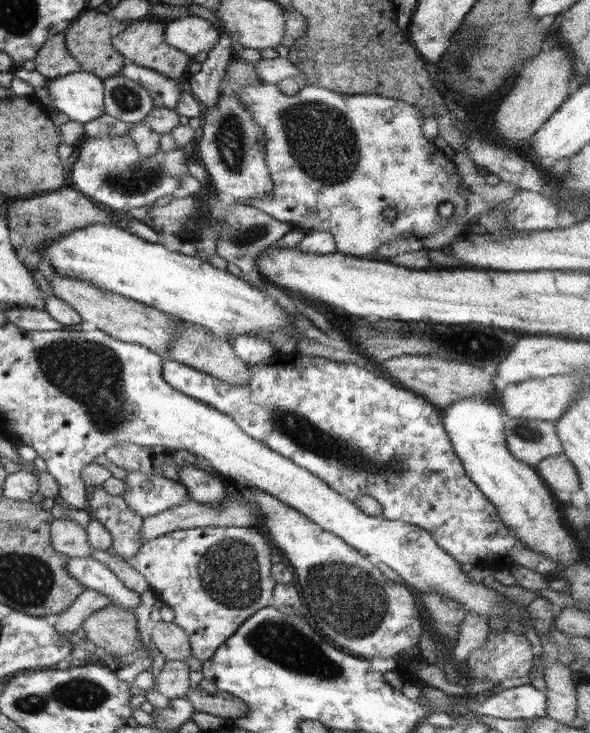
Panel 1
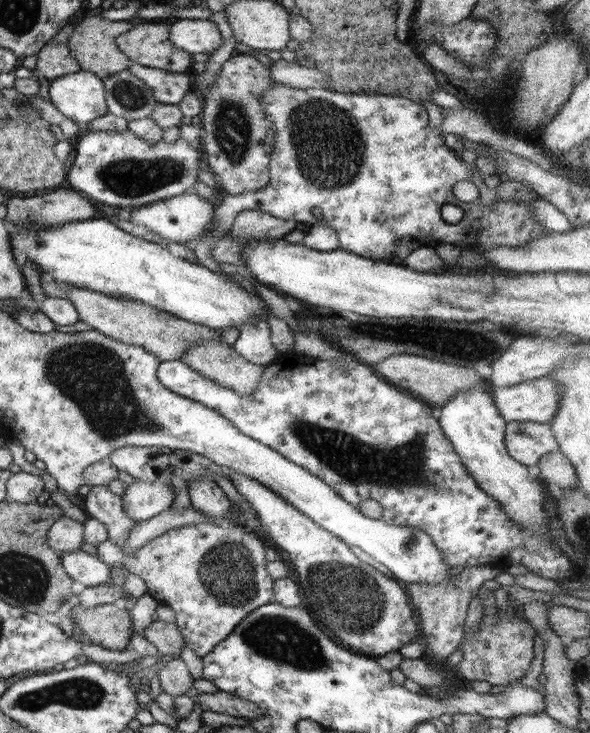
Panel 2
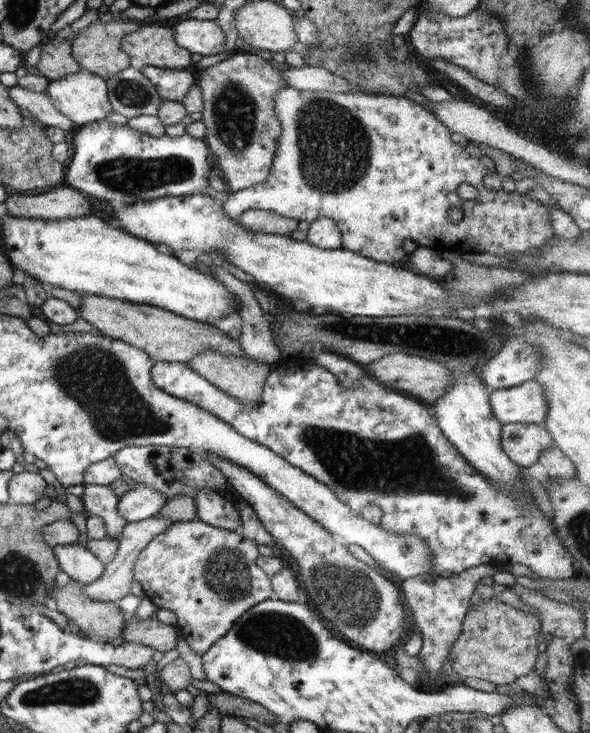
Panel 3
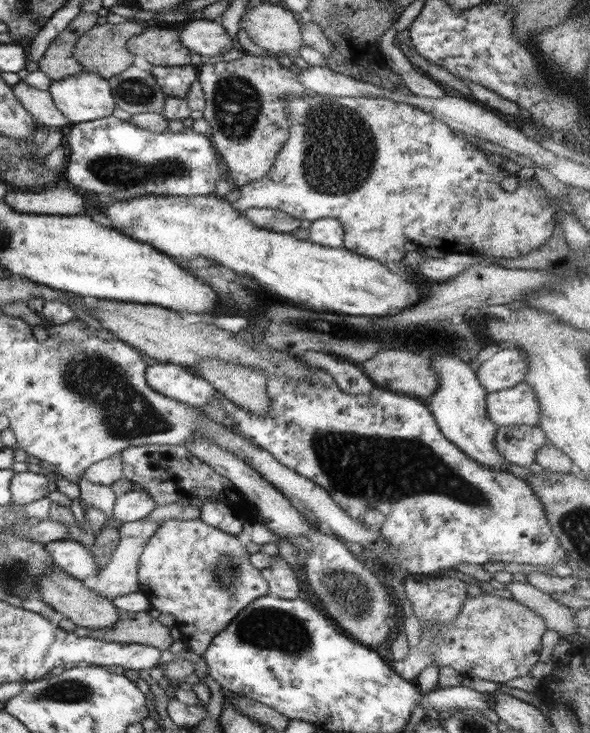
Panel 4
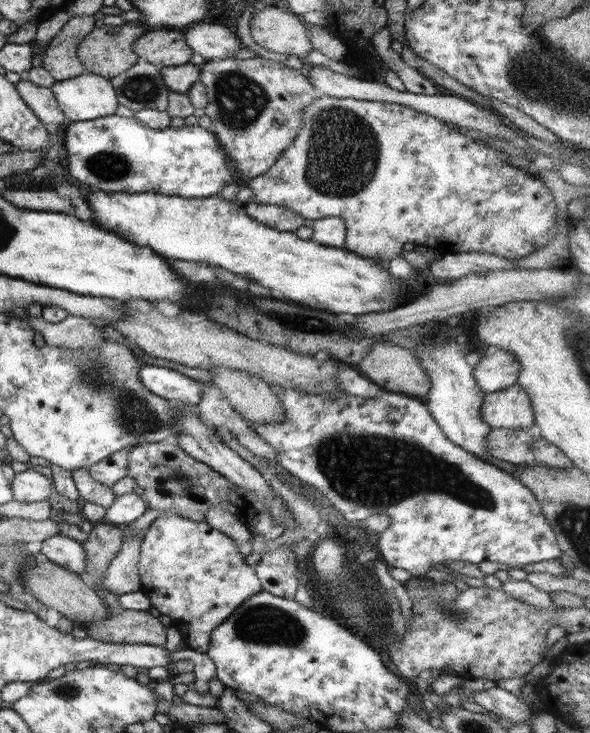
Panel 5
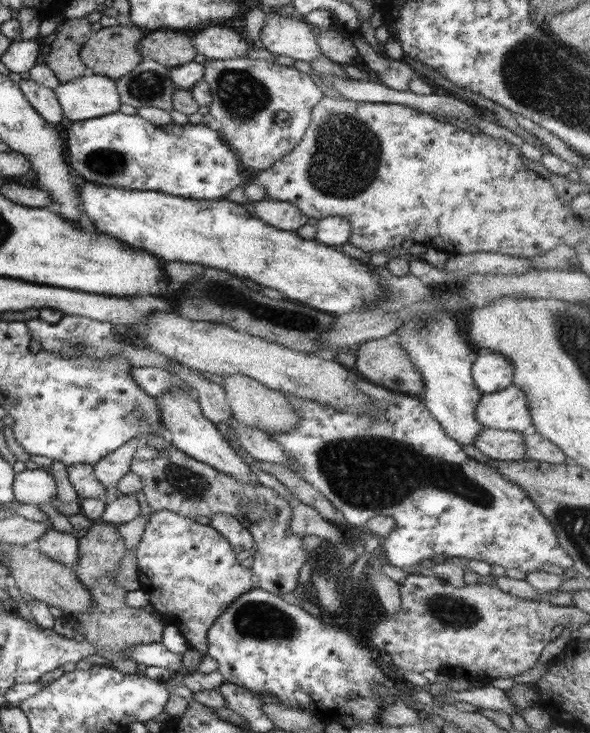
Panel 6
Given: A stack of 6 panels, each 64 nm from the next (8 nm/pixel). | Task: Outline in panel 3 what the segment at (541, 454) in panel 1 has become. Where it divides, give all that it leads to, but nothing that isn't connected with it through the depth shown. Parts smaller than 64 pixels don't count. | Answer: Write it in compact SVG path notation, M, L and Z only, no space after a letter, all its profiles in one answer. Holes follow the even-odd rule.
M504 424L500 435L502 450L516 464L528 468L539 460L540 453L553 444L546 425Z

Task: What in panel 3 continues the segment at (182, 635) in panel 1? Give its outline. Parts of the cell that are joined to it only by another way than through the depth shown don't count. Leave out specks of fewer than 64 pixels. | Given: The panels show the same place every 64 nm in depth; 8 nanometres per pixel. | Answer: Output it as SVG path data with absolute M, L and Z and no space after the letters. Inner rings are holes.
M132 615L127 617L121 637L124 642L143 642L146 646L160 652L176 648L179 632L175 625L162 623L156 618L141 619Z

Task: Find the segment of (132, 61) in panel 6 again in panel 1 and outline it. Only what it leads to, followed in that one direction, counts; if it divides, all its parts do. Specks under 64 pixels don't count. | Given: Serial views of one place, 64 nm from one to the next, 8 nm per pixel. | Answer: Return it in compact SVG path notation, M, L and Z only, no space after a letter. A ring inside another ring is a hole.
M95 8L84 10L65 31L65 47L69 53L80 63L81 70L91 72L99 76L102 81L114 75L118 75L124 68L125 56L118 52L111 43L112 39L126 30L129 22L116 20L107 13Z

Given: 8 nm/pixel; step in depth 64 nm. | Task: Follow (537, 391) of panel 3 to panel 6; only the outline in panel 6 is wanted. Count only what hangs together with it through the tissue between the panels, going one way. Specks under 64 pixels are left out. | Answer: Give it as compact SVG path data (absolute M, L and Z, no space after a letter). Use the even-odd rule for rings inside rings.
M513 384L504 390L483 394L476 405L476 421L484 428L524 433L532 418L524 392Z

